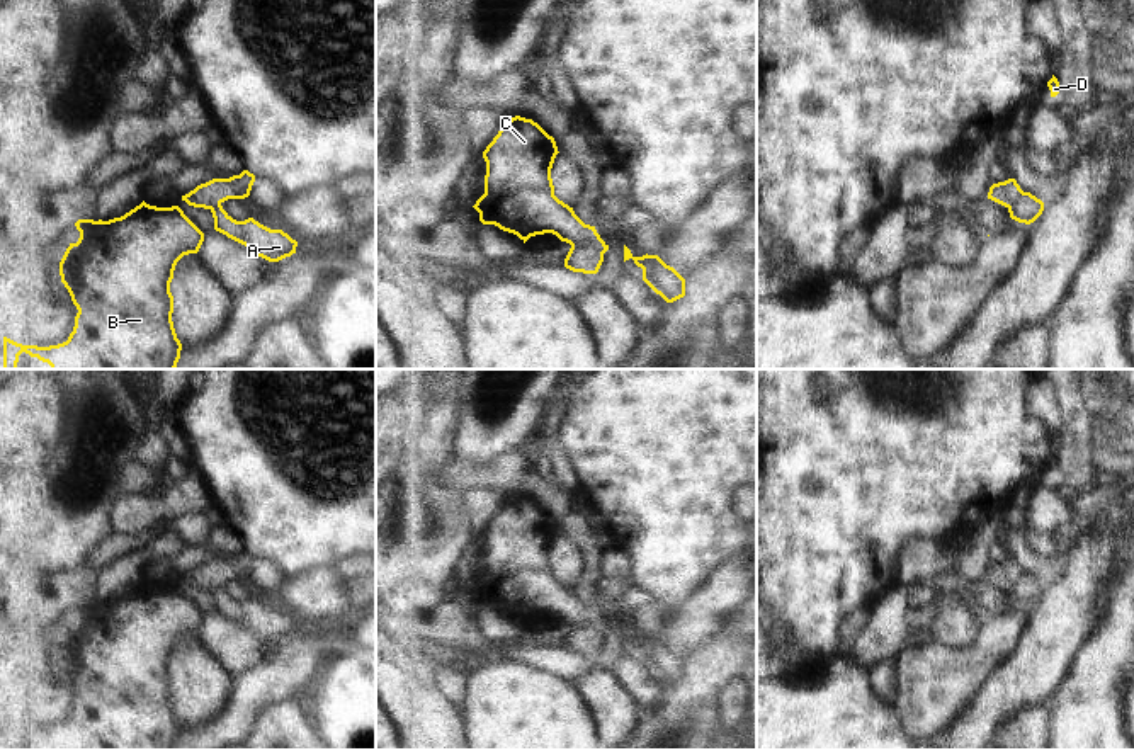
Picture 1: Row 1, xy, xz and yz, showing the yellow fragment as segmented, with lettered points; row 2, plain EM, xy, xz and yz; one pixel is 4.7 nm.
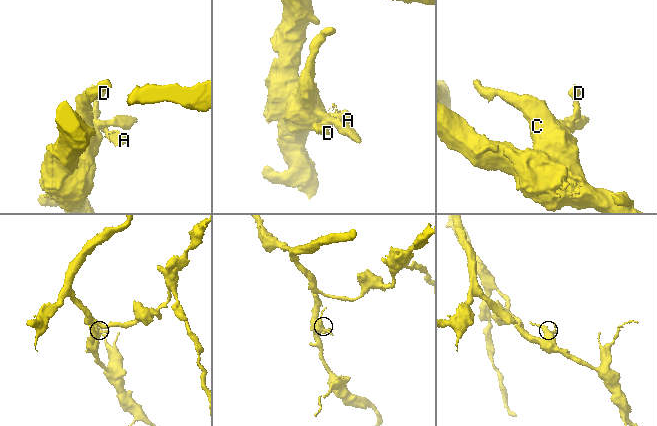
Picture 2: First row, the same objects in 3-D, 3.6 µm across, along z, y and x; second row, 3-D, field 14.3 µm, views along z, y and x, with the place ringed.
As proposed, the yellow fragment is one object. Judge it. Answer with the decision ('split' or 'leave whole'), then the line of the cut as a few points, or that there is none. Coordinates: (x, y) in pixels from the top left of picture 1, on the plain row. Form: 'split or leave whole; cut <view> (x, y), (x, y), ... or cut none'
split; cut xz (572, 624), (594, 624), (602, 635)

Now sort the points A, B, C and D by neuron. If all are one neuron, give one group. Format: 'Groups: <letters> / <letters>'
Groups: A D / B C

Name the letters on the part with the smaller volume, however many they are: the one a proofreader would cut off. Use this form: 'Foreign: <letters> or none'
Foreign: A, D

